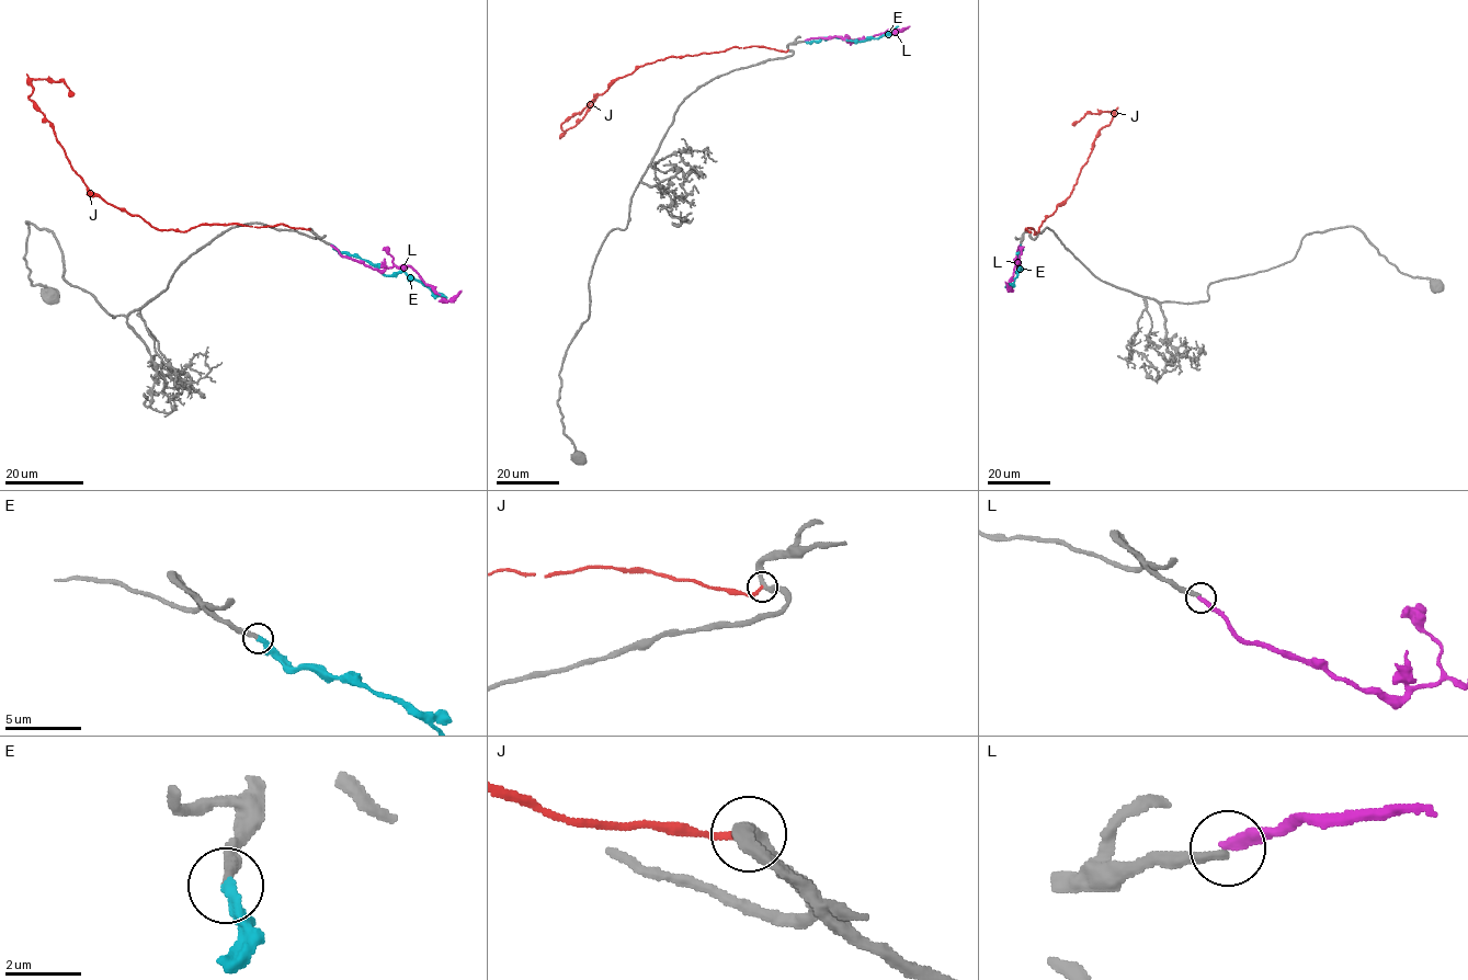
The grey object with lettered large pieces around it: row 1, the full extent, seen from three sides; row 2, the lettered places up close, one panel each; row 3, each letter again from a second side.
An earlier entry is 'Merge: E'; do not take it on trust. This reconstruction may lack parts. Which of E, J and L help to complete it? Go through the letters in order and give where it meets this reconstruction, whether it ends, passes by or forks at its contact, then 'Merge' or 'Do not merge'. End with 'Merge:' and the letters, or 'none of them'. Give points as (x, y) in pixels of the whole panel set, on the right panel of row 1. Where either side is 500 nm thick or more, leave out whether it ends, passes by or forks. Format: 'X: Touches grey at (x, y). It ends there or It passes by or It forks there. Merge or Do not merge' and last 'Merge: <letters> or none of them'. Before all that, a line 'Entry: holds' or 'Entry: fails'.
Entry: holds
E: Touches grey at (1020, 246). It ends there. Merge
J: Touches grey at (1030, 232). It ends there. Do not merge
L: Touches grey at (1020, 246). It ends there. Do not merge
Merge: E

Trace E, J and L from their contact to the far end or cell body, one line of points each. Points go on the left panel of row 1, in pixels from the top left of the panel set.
E: (331, 244), (341, 252), (371, 262), (386, 275), (405, 271), (446, 298)
J: (310, 229), (237, 224), (159, 230), (103, 201), (29, 98), (31, 80), (40, 79), (61, 81), (74, 95)
L: (331, 244), (344, 257), (373, 269), (410, 266), (446, 299), (462, 289)

